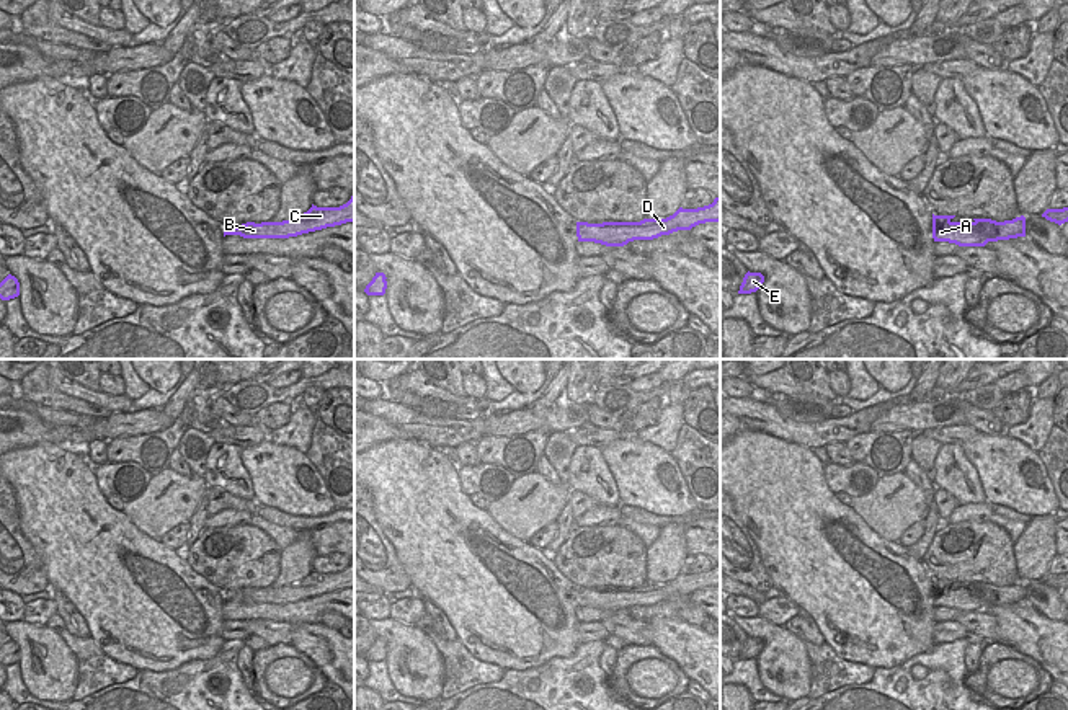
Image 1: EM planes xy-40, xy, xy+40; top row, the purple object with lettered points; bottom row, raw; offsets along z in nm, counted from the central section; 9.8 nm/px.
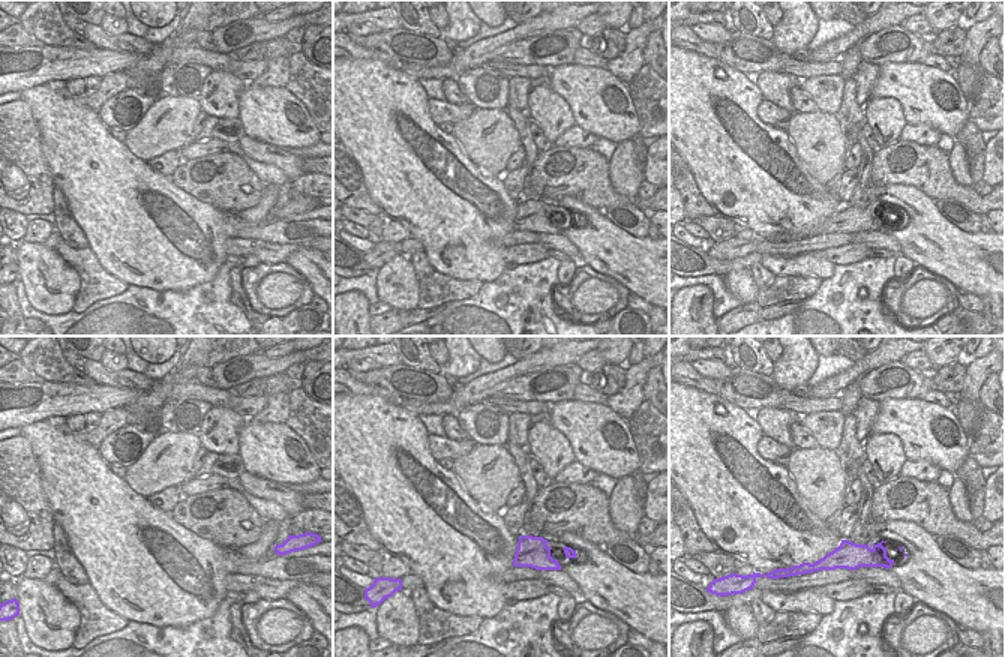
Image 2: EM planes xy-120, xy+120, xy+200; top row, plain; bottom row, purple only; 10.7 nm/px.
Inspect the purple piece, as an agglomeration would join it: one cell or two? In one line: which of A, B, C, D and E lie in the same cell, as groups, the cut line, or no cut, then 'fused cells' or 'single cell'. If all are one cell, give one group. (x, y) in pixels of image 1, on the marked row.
groups A B C D E; cut none; single cell

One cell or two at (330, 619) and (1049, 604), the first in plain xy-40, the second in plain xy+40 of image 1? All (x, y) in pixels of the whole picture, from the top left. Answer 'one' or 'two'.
one

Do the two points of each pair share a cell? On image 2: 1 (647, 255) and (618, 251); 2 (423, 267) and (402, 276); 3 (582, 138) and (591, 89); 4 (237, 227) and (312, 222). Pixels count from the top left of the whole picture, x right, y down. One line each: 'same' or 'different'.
1: same
2: different
3: different
4: same

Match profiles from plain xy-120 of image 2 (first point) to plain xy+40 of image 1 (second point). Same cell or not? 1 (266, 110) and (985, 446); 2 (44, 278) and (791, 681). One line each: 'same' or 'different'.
1: same
2: same

